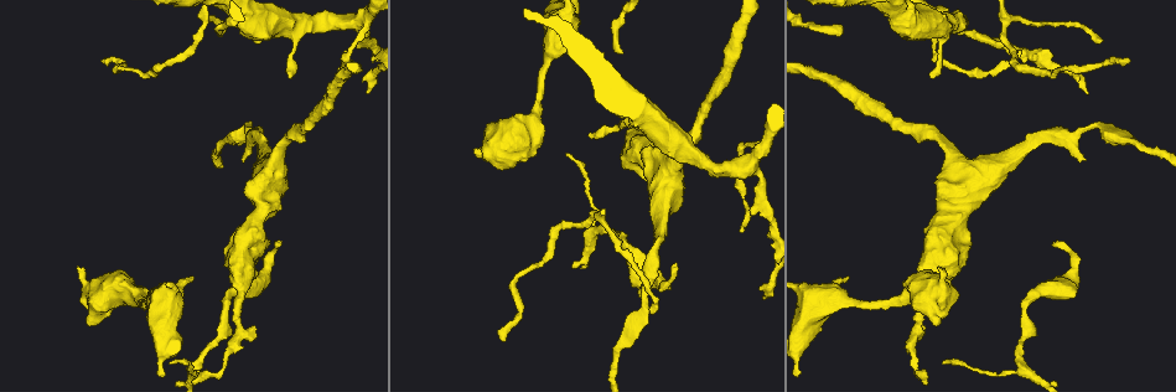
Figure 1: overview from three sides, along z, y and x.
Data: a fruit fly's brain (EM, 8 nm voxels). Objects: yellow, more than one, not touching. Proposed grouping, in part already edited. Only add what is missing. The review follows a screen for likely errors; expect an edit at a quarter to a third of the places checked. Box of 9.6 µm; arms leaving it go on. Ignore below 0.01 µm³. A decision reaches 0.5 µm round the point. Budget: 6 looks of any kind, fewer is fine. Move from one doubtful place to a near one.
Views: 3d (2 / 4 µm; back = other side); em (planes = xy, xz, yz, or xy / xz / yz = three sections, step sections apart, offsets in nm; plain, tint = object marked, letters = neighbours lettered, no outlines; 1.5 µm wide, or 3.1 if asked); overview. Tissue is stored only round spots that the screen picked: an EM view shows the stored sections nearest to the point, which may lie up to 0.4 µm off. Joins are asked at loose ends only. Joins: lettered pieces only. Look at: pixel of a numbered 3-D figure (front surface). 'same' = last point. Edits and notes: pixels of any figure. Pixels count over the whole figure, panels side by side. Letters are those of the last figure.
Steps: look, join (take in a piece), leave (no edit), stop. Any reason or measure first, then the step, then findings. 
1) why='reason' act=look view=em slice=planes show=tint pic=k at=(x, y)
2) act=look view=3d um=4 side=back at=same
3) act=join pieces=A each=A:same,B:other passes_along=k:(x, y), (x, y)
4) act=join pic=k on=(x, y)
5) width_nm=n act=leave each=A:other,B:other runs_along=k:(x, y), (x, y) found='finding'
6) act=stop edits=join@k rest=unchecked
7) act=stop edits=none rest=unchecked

act=look view=3d um=2 pic=1 at=(475, 150)

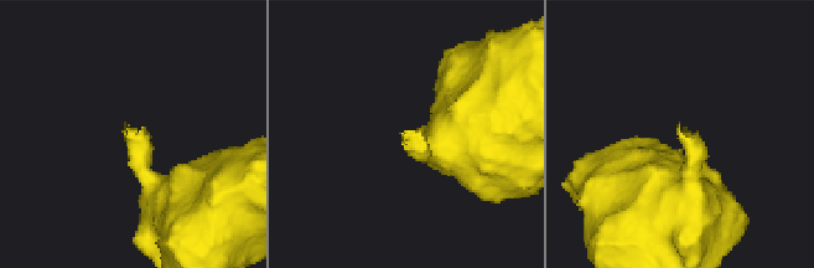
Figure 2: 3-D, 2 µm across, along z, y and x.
act=look view=em slice=yz step=8 show=tint pic=2 at=(677, 125)

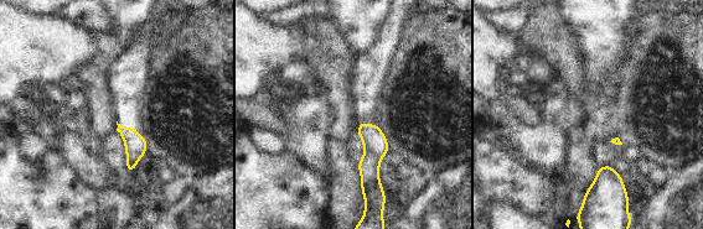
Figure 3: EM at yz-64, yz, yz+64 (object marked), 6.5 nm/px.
why='another direction' act=look view=em slice=planes show=letters at=same

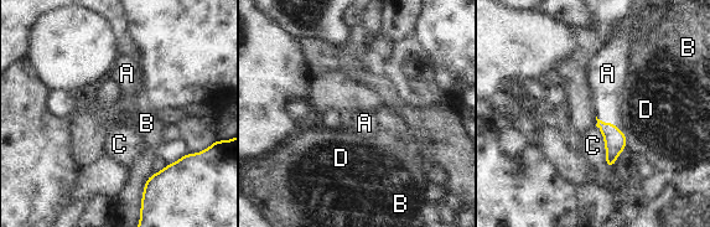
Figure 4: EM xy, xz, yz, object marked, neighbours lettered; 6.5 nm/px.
width_nm=90 longest_contact=C:280nm act=join pieces=A each=A:same,B:other,C:other,D:other found='the neuron continues'

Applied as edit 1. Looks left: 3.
why='an open end' act=look view=em slice=xz step=4 show=letters pic=1 at=(1055, 247)

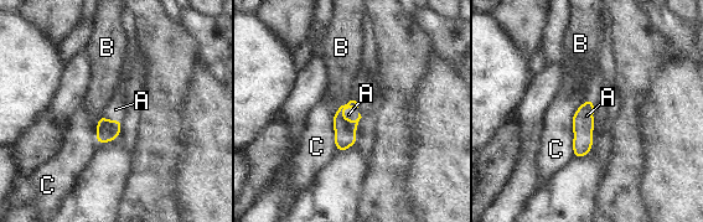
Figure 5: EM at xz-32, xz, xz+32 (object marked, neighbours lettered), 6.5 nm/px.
act=join pieces=A each=A:same,B:other,C:other passes_along=5:(345, 130), (349, 120), (349, 114) found='the neuron continues'

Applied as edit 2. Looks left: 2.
why='branch stops here' act=look view=3d um=4 pic=1 at=(243, 158)

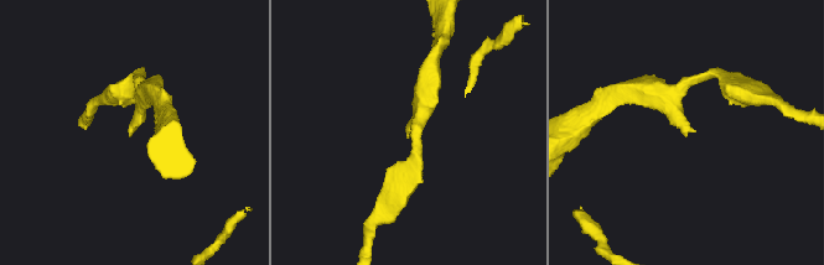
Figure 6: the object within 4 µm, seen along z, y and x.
why='shape alone is not enough' act=look view=em slice=planes show=letters pic=6 at=(130, 134)

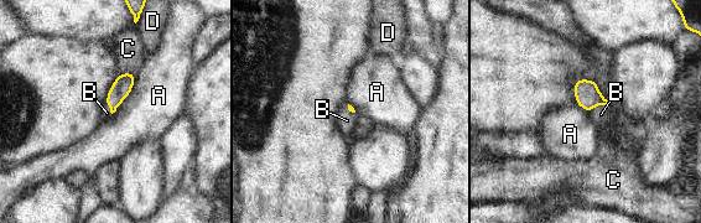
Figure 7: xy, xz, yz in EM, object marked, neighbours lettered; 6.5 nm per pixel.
longest_contact=A:320nm act=join pieces=B each=A:other,B:same,C:other,D:other passes_along=7:(587, 96), (598, 104), (601, 114) found='the neuron continues'

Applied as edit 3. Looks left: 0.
act=stop edits=join@4,join@5,join@7 rest=unchecked

